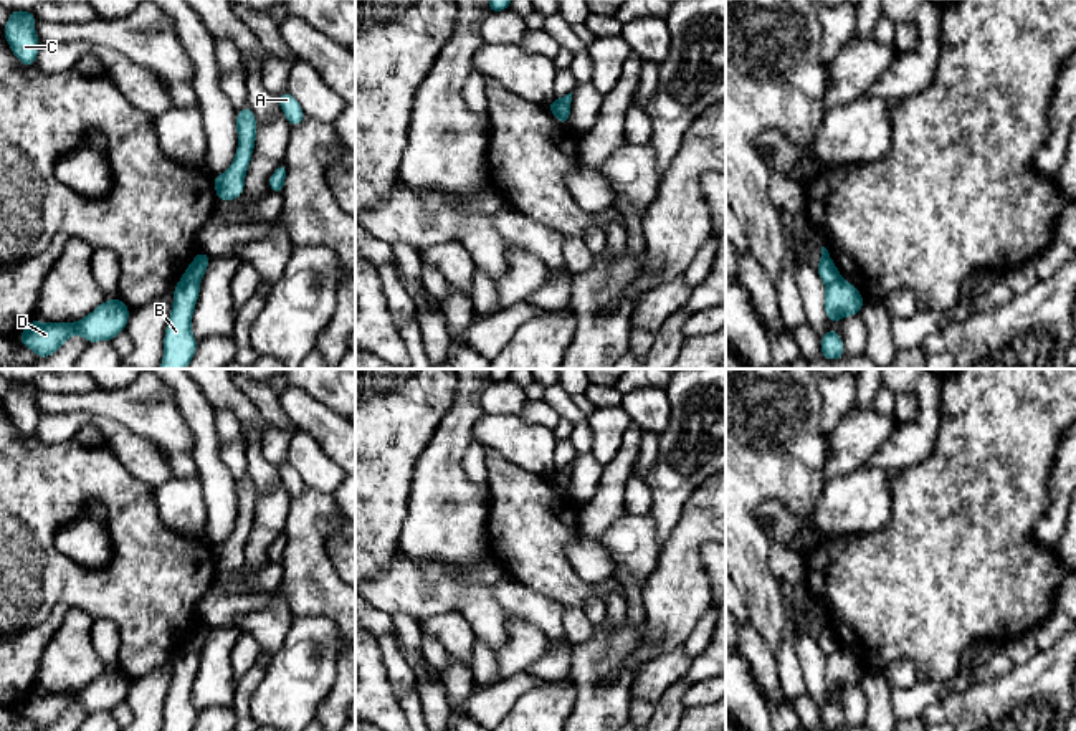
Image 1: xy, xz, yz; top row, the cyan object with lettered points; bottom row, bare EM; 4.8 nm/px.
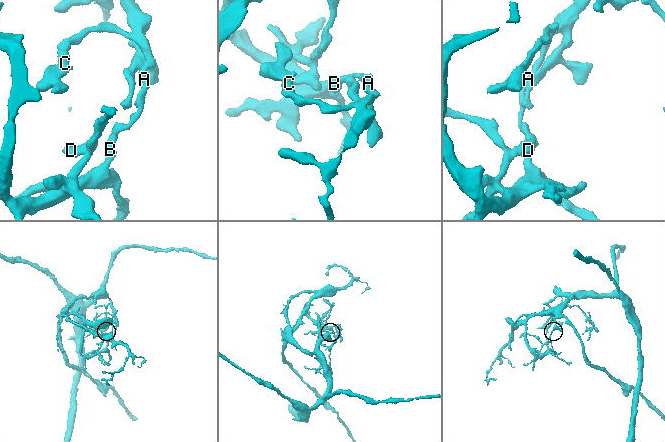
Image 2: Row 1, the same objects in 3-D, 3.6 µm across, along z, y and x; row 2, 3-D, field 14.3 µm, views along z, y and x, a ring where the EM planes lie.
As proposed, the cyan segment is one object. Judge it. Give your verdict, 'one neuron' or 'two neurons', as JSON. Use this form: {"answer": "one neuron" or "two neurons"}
{"answer": "two neurons"}

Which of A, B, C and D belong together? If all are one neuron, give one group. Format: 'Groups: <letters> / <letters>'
Groups: A C / B D

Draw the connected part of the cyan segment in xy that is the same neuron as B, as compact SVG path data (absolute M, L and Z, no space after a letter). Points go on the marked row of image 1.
M180 280L174 286L174 303L164 336L164 357L159 369L185 369L197 352L190 322L200 294L200 284Z

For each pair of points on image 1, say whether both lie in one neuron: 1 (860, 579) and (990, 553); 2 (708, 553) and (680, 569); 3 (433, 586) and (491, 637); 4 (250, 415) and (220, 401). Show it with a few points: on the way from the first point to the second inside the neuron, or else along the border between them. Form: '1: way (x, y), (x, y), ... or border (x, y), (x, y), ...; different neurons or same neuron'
1: way (893, 579), (934, 579), (957, 561); same neuron
2: border (708, 541), (699, 549), (699, 559), (708, 579); different neurons
3: way (450, 591), (483, 621); same neuron
4: way (243, 409), (235, 401), (227, 401); same neuron

